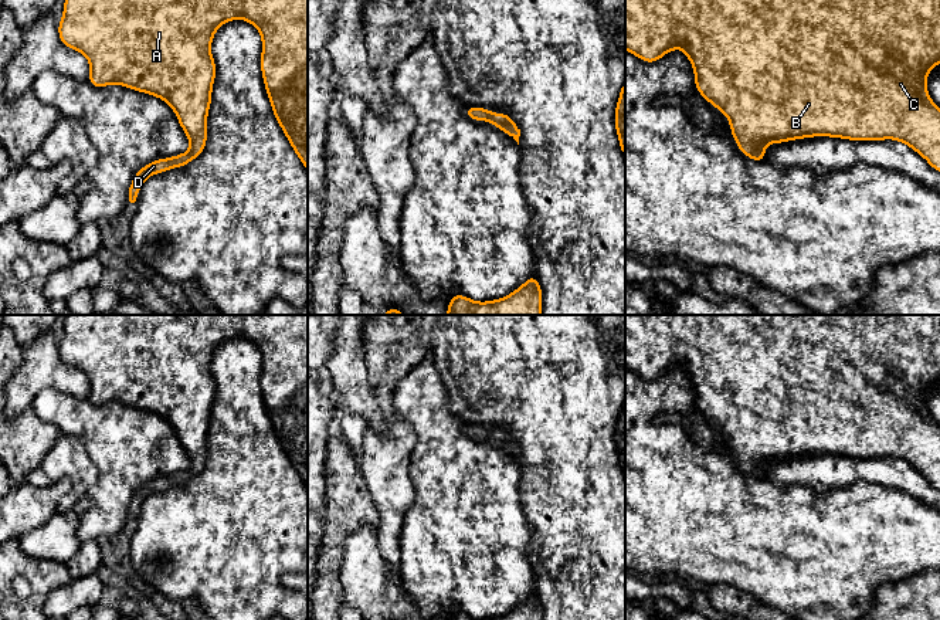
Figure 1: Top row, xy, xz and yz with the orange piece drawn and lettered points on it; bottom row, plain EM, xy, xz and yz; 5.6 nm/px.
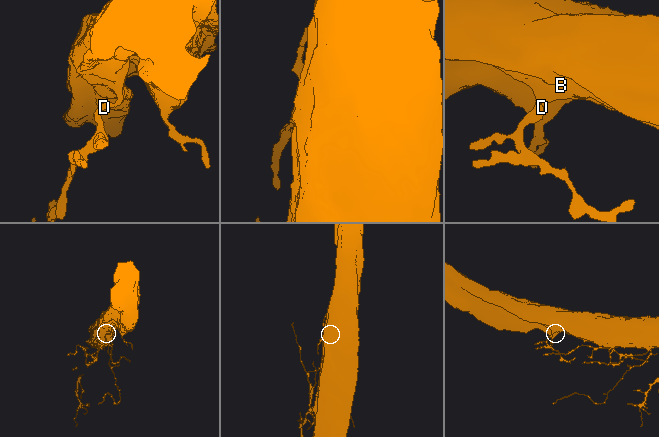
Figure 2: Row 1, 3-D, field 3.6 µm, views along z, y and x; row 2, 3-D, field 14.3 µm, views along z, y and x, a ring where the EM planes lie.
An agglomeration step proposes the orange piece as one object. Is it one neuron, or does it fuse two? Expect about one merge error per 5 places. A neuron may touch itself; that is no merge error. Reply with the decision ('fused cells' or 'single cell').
single cell

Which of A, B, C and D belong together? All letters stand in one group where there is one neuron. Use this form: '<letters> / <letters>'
A B C D

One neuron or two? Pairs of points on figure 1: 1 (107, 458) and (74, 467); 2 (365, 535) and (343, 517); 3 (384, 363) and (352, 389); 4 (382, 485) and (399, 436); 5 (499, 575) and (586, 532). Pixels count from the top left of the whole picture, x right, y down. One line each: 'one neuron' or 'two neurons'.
1: two neurons
2: two neurons
3: two neurons
4: one neuron
5: two neurons

